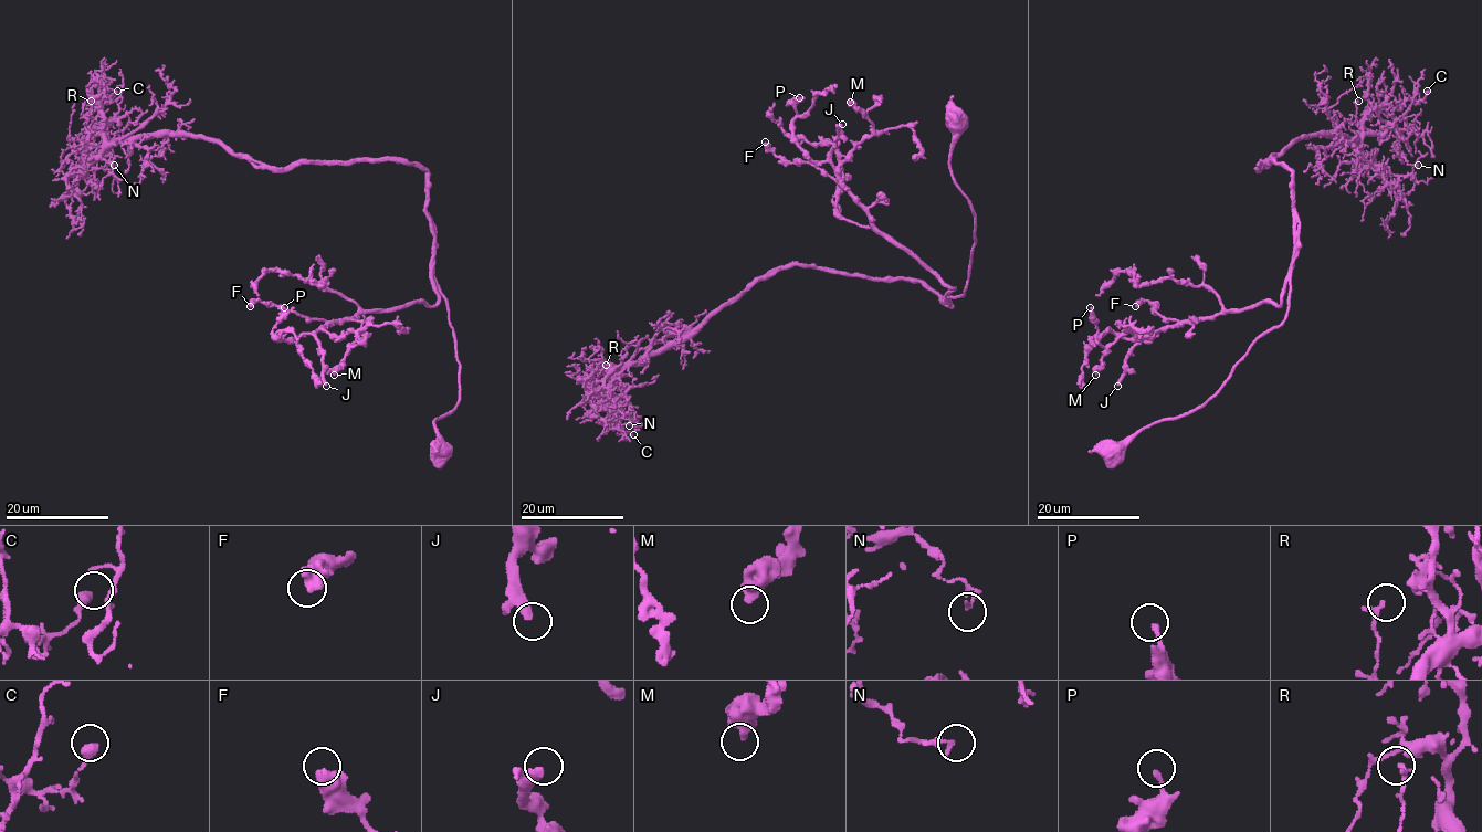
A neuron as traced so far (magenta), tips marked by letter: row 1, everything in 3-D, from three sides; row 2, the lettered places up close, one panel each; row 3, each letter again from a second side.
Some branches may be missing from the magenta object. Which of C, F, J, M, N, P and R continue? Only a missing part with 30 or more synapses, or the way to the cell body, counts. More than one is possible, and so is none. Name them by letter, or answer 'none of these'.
J

